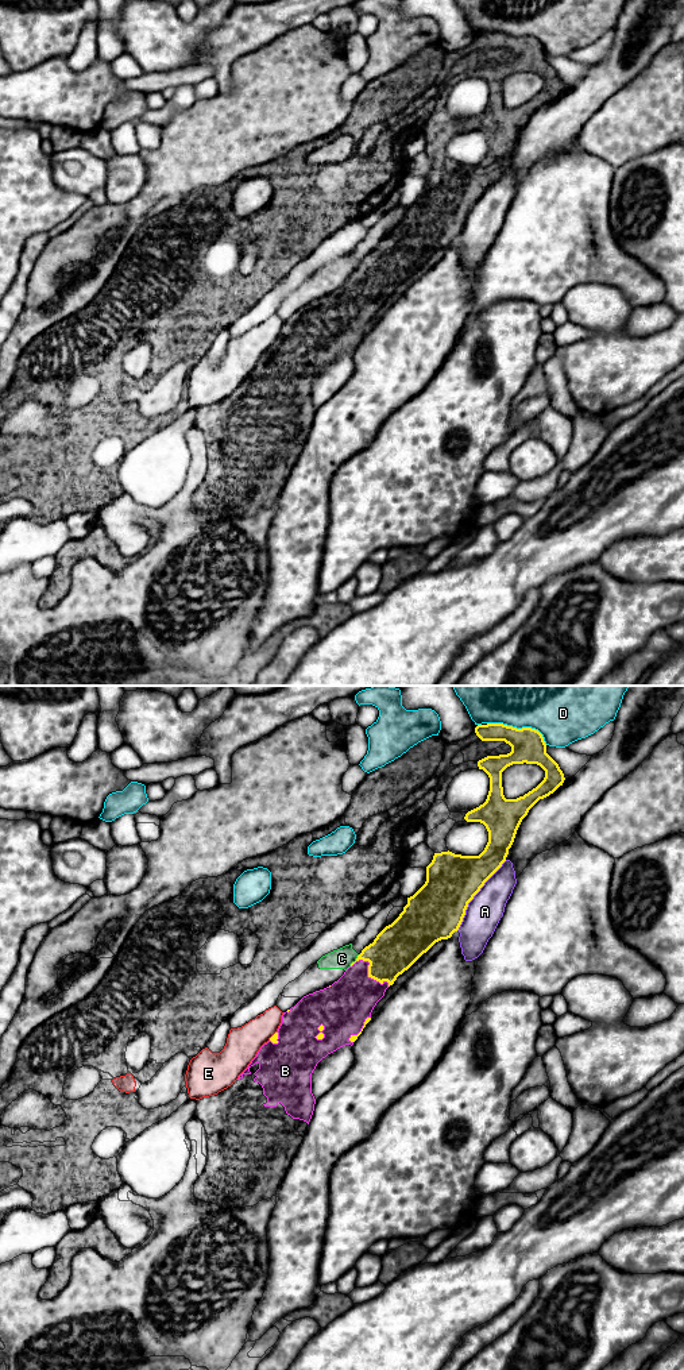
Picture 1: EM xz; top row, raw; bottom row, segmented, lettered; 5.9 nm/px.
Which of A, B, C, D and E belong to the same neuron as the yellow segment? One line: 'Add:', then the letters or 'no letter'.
Add: B

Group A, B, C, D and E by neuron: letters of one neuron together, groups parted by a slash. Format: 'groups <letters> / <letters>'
groups A / B / C D E

